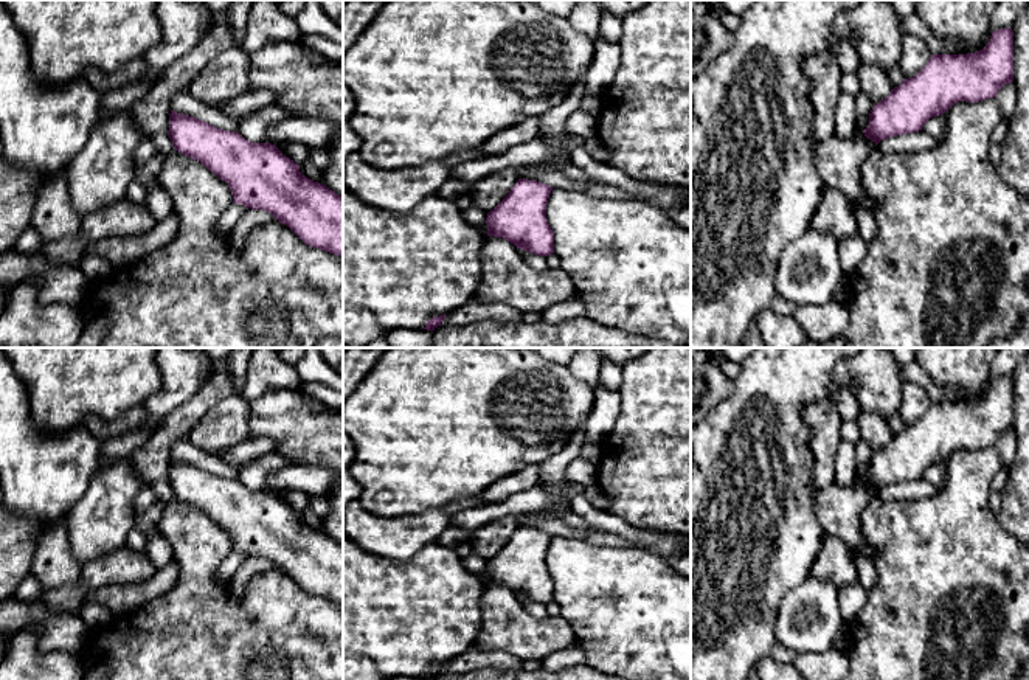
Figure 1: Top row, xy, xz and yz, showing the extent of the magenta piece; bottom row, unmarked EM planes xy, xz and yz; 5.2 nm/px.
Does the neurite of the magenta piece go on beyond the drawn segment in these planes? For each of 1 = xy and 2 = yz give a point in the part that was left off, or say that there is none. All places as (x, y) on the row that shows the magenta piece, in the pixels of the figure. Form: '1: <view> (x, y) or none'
1: none
2: none

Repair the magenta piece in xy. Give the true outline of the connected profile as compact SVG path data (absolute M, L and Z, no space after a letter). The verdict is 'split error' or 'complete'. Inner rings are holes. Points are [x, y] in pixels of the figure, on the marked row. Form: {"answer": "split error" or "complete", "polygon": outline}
{"answer": "complete", "polygon": "M169 113L174 149L227 182L233 203L264 210L304 244L343 256L343 197L300 172L270 143L251 143L189 115Z"}

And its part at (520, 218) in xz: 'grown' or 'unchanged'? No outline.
unchanged

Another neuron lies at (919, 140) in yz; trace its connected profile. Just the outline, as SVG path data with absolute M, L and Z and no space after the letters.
M919 130L913 134L903 134L903 135L885 138L877 144L875 149L880 154L889 154L899 151L916 152L922 149L933 149L937 146L937 143L939 143L937 138L934 138L933 135L923 130Z

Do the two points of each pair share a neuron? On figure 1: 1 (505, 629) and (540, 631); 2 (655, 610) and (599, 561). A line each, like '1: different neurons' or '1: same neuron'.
1: same neuron
2: same neuron

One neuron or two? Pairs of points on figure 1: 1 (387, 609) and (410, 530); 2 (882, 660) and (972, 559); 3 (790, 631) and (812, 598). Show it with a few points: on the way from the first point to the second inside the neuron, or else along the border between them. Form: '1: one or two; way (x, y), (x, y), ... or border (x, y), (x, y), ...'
1: two; border (432, 542), (407, 561), (390, 561), (365, 551)
2: one; way (907, 635), (925, 617), (931, 601), (949, 584)
3: one; way (793, 623), (810, 606)

